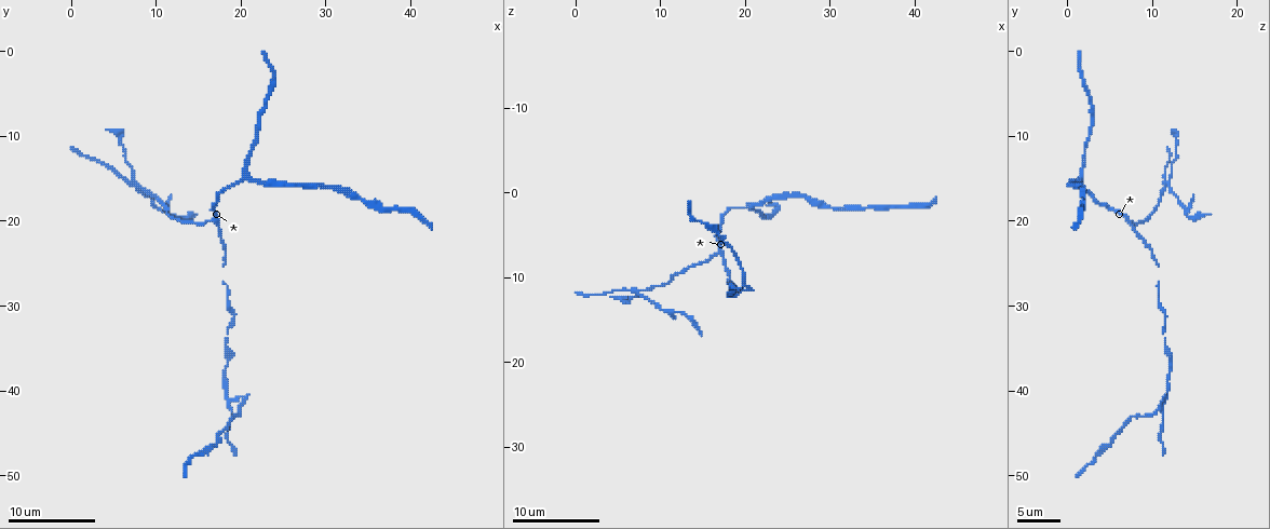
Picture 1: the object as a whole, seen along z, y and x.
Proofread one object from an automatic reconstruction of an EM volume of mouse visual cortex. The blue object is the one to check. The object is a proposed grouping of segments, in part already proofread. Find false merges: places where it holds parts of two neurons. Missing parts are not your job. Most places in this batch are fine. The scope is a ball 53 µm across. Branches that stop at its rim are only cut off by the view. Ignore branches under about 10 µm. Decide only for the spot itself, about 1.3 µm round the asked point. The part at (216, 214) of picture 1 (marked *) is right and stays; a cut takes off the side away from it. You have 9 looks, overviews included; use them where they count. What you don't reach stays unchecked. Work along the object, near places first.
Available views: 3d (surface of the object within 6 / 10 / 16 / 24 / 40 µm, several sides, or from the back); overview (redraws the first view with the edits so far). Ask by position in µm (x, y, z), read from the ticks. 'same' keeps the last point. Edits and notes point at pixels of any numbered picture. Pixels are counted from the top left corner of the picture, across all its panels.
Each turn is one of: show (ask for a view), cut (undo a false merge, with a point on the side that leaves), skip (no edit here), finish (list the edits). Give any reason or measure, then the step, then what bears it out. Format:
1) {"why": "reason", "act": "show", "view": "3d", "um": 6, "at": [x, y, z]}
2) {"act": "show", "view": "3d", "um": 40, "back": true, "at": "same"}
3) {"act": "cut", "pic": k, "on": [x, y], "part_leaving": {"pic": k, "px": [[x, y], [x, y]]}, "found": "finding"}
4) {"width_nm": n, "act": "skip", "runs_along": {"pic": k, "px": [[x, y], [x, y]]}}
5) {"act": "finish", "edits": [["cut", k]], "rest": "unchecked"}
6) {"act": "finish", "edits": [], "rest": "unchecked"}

{"why": "four-way junction", "act": "show", "view": "3d", "um": 10, "at": [7.8, 15.8, 11.8]}

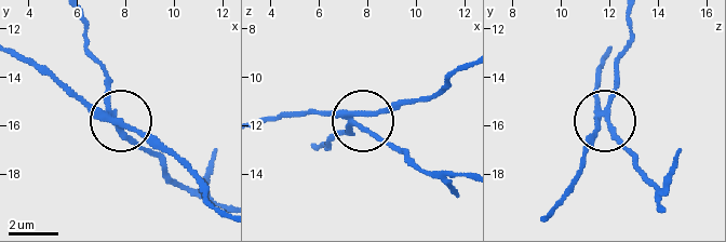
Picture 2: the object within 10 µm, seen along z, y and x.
{"why": "other side", "act": "show", "view": "3d", "um": 10, "back": true, "at": [7.6, 15.8, 12.0]}

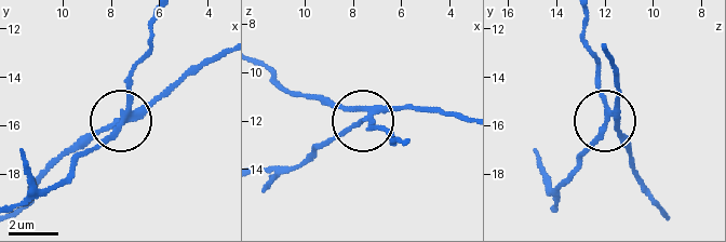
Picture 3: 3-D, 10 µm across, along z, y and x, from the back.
{"act": "cut", "pic": 3, "on": [108, 139], "part_leaving": {"pic": 3, "px": [[129, 112], [63, 178], [19, 201]]}, "found": "two neurons meet here"}

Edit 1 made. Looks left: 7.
{"why": "three arms meet", "act": "show", "view": "3d", "um": 16, "at": [21.0, 14.4, 1.8]}

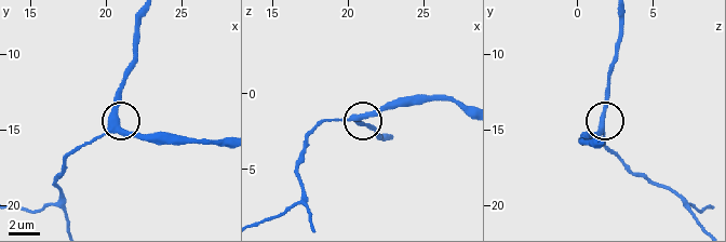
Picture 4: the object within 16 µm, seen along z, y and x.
{"width_nm": 380, "act": "skip", "runs_along": {"pic": 4, "px": [[61, 192], [54, 184], [66, 158], [117, 123], [120, 82]]}, "found": "continuous, no second neuron"}

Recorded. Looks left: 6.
{"act": "show", "view": "3d", "um": 6, "at": [16.8, 20.2, 7.4]}

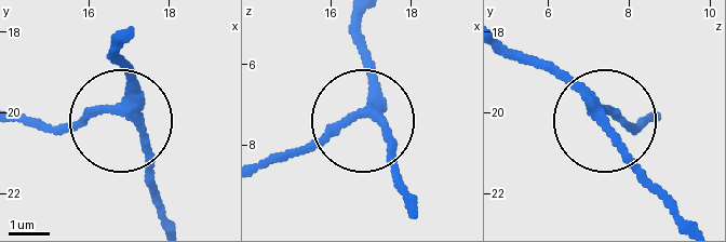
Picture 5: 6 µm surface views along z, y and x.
{"width_nm": 240, "act": "skip", "runs_along": {"pic": 5, "px": [[135, 80], [124, 115], [21, 121]]}, "found": "all the same neuron"}

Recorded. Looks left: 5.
{"act": "show", "view": "overview"}

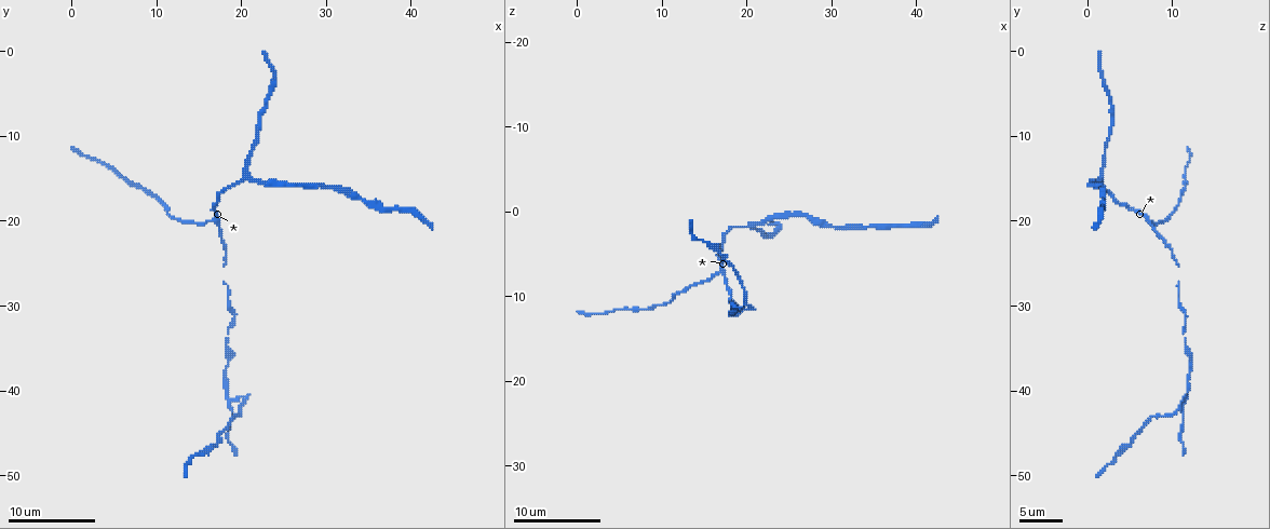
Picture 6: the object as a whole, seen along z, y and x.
{"why": "sudden change in width", "act": "show", "view": "3d", "um": 6, "at": [18.4, 40.4, 12.0]}

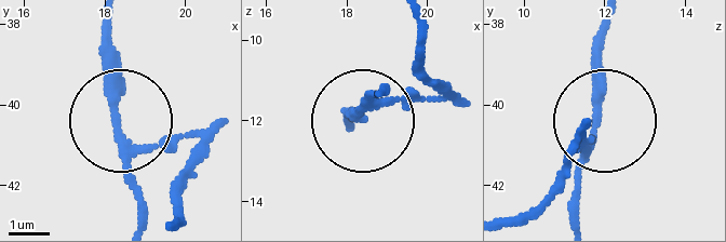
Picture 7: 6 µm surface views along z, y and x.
{"width_nm": 250, "act": "cut", "pic": 7, "on": [186, 161], "part_leaving": {"pic": 7, "px": [[377, 102], [426, 77], [415, 18]]}, "found": "a second neuron is stuck on"}

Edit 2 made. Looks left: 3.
{"act": "finish", "edits": [["cut", 3], ["cut", 7]], "rest": "unchecked"}

